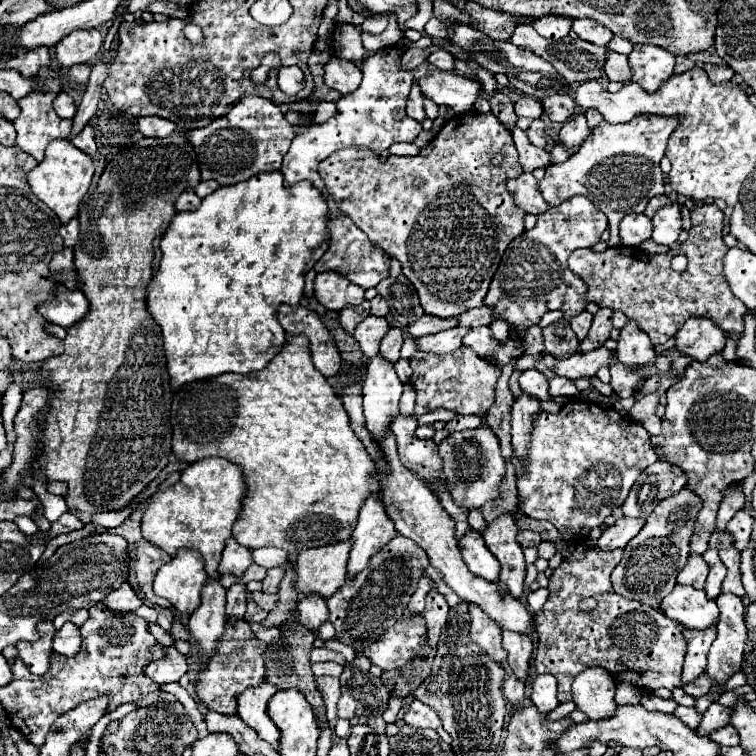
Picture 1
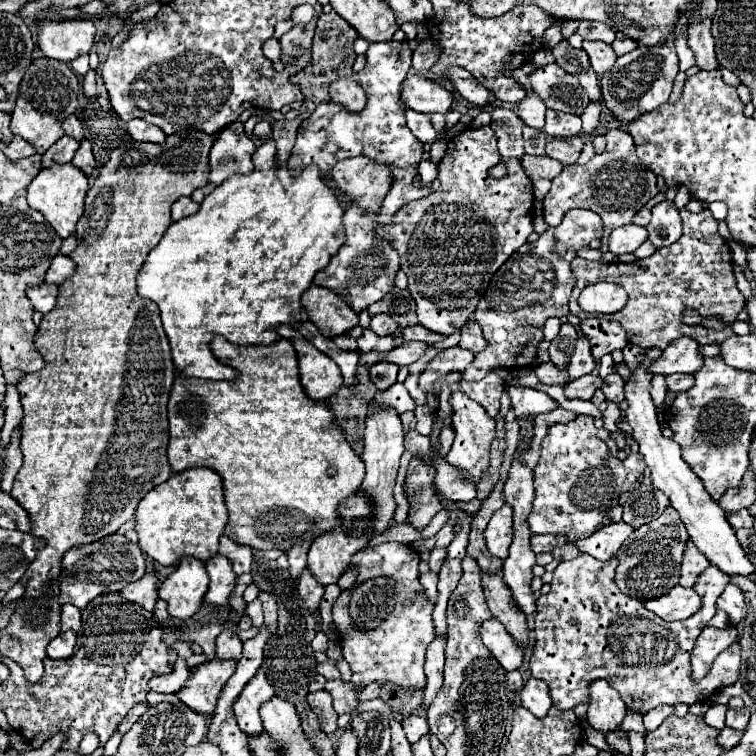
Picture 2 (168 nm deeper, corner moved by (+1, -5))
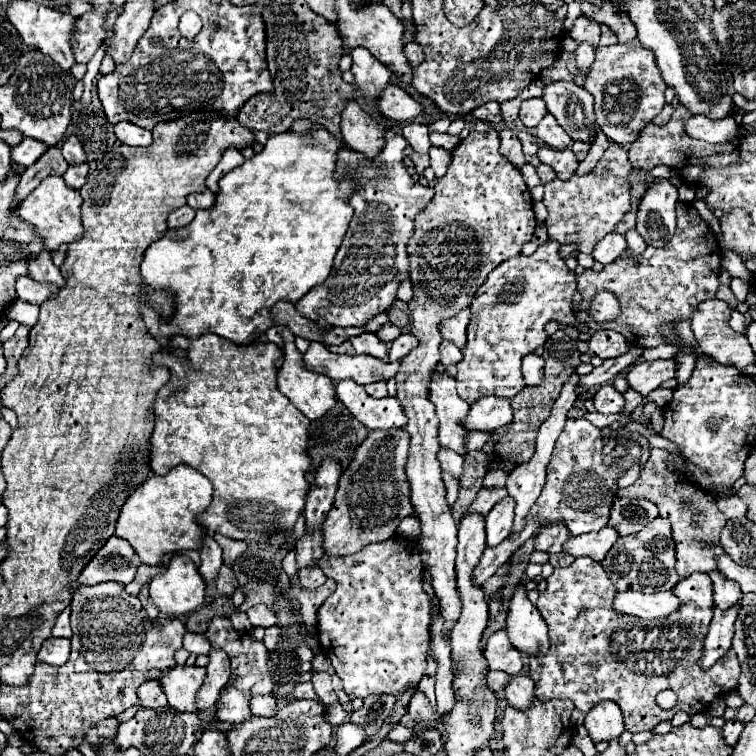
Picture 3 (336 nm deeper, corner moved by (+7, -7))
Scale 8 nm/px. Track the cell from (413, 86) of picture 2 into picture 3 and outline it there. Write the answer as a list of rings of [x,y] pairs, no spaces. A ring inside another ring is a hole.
[[[390,84],[382,90],[382,96],[378,96],[376,110],[390,122],[406,122],[410,118],[416,118],[422,112],[422,106],[402,88]]]

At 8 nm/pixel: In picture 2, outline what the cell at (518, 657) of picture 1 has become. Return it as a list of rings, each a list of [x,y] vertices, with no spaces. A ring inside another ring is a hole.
[[[480,572],[480,576],[482,576],[482,588],[484,588],[484,596],[486,596],[490,612],[500,624],[504,624],[506,632],[512,634],[516,644],[522,650],[526,650],[528,634],[530,634],[526,616],[520,614],[520,608],[516,608],[512,592],[506,586],[504,578],[500,574],[486,574],[486,572]]]

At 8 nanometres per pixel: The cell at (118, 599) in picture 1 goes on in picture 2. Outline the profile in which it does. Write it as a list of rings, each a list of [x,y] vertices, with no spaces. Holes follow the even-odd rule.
[[[148,574],[148,576],[142,576],[138,582],[132,582],[128,584],[126,588],[120,590],[120,596],[128,602],[134,602],[134,604],[140,604],[144,610],[154,610],[154,602],[158,598],[156,594],[158,590],[158,582],[156,582],[156,576],[154,574]]]

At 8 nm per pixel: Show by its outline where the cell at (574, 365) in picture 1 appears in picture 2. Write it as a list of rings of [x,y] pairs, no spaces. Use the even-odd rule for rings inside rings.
[[[540,362],[538,368],[534,368],[534,372],[542,384],[560,382],[560,386],[562,386],[564,382],[568,382],[568,370],[558,370],[552,362]]]

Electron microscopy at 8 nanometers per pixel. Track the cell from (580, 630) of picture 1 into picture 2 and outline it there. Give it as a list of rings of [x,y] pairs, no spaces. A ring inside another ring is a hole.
[[[580,554],[574,560],[560,562],[554,570],[554,580],[550,584],[552,590],[536,602],[536,644],[530,658],[530,672],[534,678],[548,684],[558,710],[586,704],[586,686],[596,678],[604,678],[614,690],[618,690],[626,708],[640,714],[646,714],[660,704],[704,702],[720,688],[736,682],[740,670],[738,642],[714,660],[712,670],[704,680],[690,680],[690,652],[696,636],[716,614],[714,604],[730,582],[724,572],[716,570],[716,566],[708,566],[694,586],[702,598],[702,608],[682,622],[664,622],[656,620],[656,614],[646,610],[640,600],[628,598],[616,588],[616,566],[616,556],[602,562],[588,554]]]

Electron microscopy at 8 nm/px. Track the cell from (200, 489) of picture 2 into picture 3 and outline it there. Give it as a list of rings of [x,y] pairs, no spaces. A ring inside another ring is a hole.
[[[174,466],[164,476],[150,476],[130,494],[120,508],[114,534],[130,542],[142,564],[156,566],[168,552],[200,550],[204,530],[196,522],[196,516],[208,508],[210,500],[212,484],[204,474],[190,466]]]

